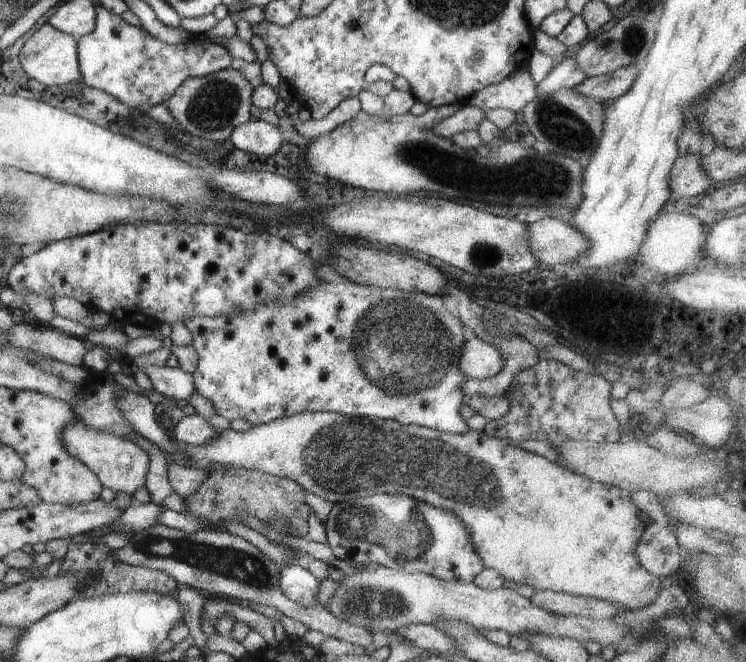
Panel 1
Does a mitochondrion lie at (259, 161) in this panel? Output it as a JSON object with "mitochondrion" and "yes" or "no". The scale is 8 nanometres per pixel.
{"mitochondrion":"no"}

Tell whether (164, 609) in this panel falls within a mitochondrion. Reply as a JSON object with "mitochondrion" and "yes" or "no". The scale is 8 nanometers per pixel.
{"mitochondrion":"no"}

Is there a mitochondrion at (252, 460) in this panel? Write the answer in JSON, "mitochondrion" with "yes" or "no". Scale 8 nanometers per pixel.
{"mitochondrion":"no"}

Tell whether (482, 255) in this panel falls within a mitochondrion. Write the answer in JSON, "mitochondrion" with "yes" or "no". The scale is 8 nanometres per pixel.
{"mitochondrion":"yes"}

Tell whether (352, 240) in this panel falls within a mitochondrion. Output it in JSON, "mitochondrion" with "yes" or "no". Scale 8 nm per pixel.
{"mitochondrion":"no"}

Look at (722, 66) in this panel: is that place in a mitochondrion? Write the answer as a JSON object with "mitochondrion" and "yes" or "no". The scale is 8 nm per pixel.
{"mitochondrion":"no"}

